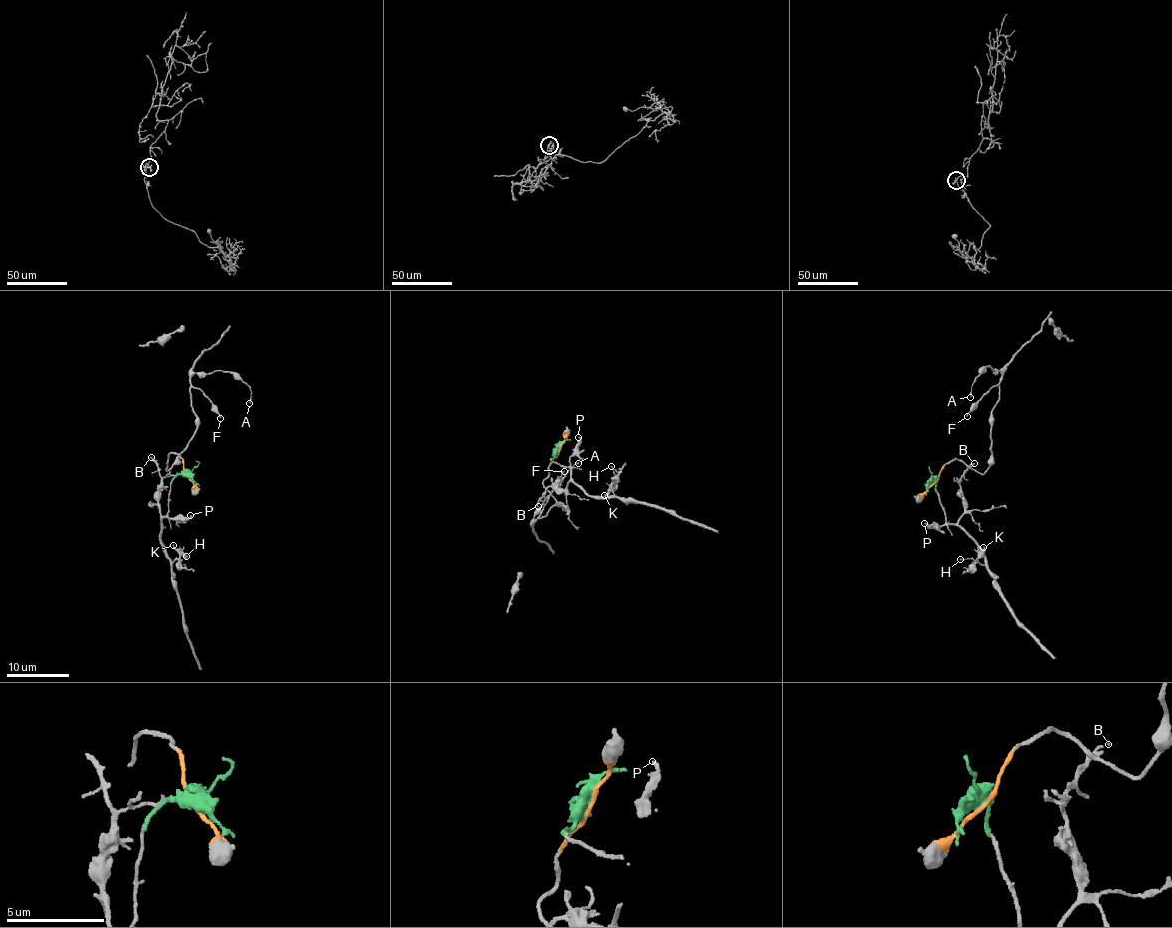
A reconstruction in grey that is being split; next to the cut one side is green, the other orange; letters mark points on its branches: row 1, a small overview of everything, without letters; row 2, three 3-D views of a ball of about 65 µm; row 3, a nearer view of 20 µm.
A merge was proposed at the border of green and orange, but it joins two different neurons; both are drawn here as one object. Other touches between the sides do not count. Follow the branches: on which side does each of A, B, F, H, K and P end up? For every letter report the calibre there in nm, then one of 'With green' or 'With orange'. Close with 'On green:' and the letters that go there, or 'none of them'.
A: Thickness 110 nm. With orange
B: Thickness 140 nm. With green
F: Thickness 110 nm. With orange
H: Thickness 90 nm. With green
K: Thickness 190 nm. With green
P: Thickness 180 nm. With green
On green: B, H, K, P

